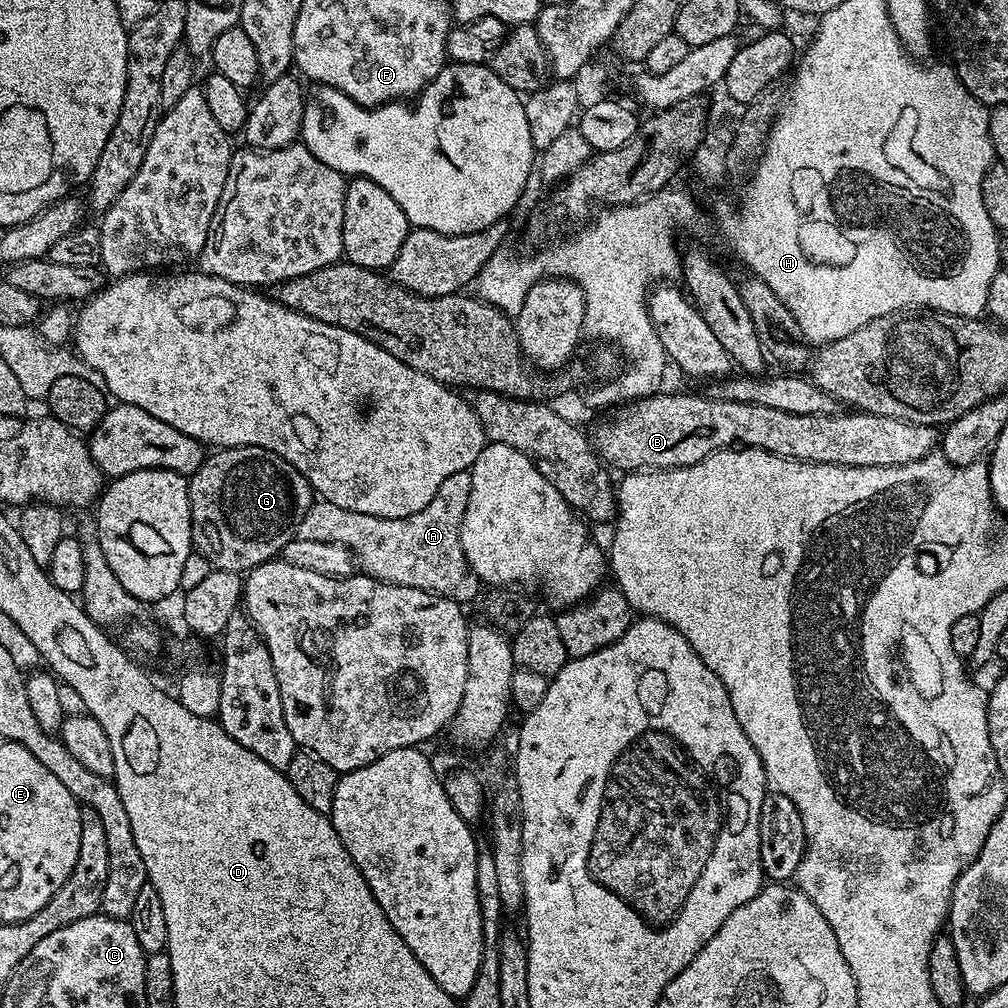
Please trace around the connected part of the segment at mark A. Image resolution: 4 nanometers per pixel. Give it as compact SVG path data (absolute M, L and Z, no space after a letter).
M455 472L442 482L438 494L418 514L410 514L406 518L378 518L370 514L358 514L354 510L346 510L342 506L334 506L328 500L321 499L306 510L306 514L295 525L296 536L310 538L313 542L332 542L346 546L353 554L359 571L365 576L373 576L375 580L385 580L387 584L421 588L423 592L432 592L461 606L468 606L480 596L482 583L474 570L467 564L460 541L460 527L466 514L467 499L470 498L471 474Z

